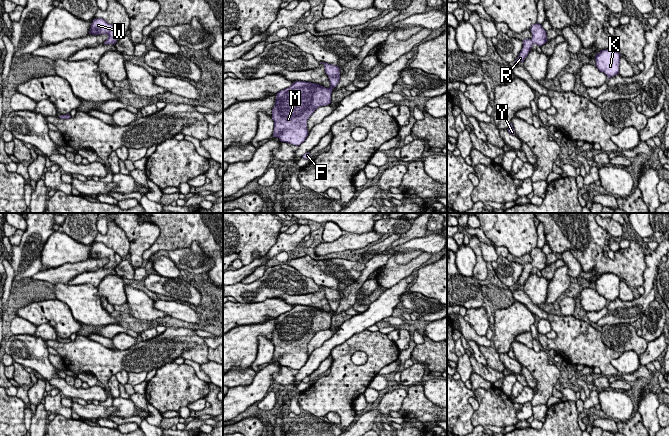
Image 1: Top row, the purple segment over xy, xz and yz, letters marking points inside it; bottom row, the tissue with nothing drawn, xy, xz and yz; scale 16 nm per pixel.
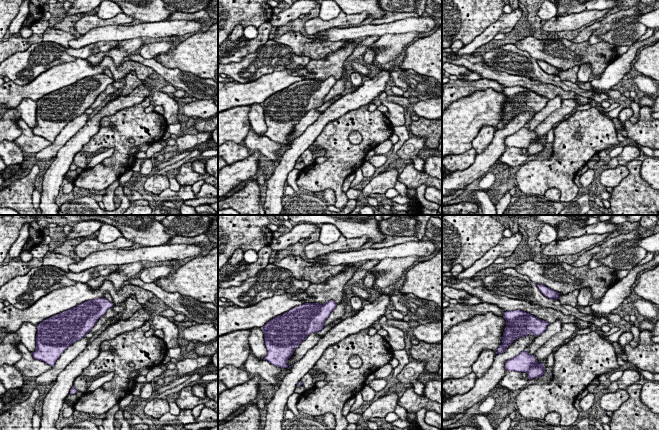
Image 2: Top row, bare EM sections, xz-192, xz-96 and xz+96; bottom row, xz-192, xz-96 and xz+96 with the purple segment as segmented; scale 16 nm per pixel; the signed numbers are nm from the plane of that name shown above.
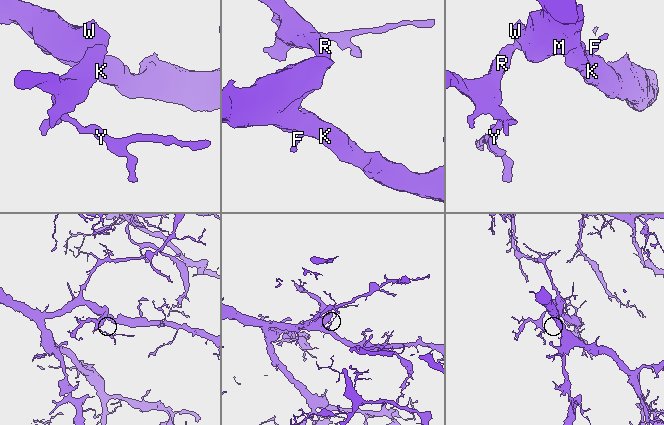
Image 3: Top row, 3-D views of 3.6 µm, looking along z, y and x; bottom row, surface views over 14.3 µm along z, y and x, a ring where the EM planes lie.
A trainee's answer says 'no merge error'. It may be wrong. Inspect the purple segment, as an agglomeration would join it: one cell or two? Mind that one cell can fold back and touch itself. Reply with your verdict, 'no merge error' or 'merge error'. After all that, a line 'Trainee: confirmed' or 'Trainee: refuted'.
no merge error
Trainee: confirmed

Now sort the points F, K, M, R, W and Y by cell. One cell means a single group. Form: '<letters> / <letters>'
F K M R W Y

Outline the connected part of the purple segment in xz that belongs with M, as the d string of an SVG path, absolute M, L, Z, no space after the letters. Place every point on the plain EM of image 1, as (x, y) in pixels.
M320 287L325 290L329 301L329 312L316 307L296 305L276 318L275 330L272 333L273 361L277 361L281 366L296 370L303 367L309 357L308 342L318 331L331 327L332 314L340 305L340 293L329 287Z

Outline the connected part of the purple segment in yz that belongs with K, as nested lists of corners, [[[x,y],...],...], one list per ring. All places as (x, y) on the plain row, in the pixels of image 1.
[[[602,274],[595,280],[596,291],[608,302],[614,301],[619,298],[620,281],[621,279],[616,274]]]

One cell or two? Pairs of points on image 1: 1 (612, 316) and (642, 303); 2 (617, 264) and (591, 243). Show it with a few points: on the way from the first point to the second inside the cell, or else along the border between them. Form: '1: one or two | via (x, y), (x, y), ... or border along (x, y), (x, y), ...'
1: one | via (619, 311), (632, 311), (635, 309)
2: one | via (609, 264), (594, 251)

